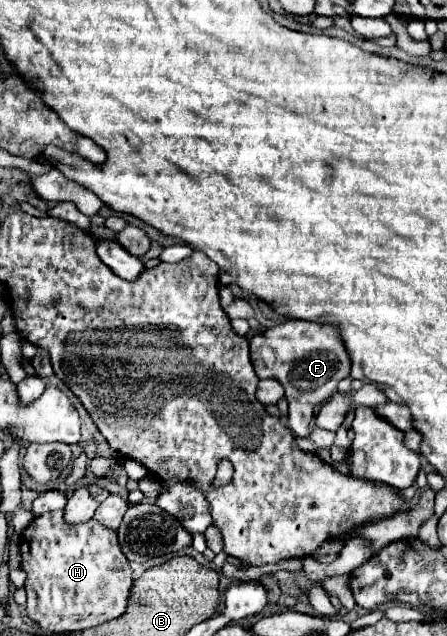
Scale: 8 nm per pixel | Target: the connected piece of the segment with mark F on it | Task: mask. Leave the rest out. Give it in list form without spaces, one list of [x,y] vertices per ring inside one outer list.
[[[287,319],[275,327],[257,333],[249,341],[251,363],[259,379],[277,379],[289,401],[287,425],[297,437],[309,437],[311,421],[315,417],[317,405],[327,401],[329,395],[337,391],[337,383],[349,375],[349,359],[345,347],[341,347],[341,337],[337,327],[317,325],[311,321]]]

